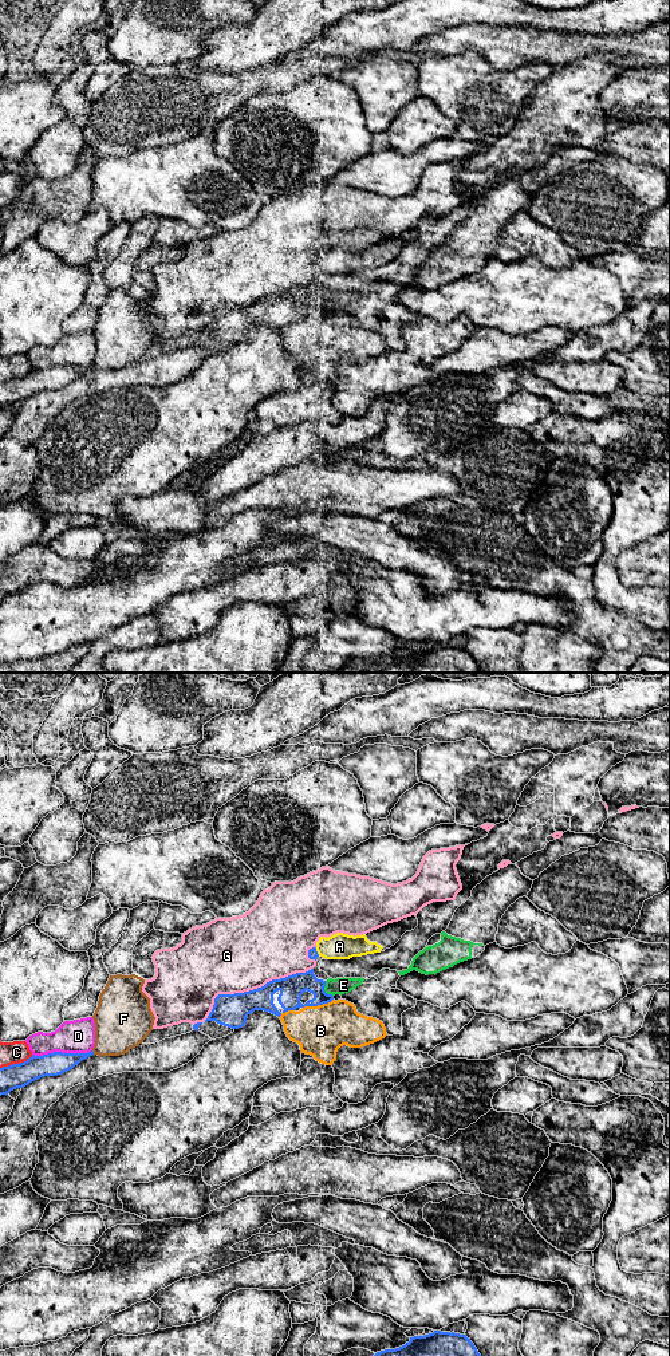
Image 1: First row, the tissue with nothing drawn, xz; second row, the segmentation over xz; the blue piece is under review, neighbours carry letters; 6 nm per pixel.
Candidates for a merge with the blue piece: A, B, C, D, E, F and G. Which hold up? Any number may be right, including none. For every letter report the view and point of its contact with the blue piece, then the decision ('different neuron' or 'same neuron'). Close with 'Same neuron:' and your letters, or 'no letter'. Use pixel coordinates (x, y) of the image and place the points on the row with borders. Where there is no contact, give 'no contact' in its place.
A: xz (316, 952) | different neuron
B: xz (318, 1004) | different neuron
C: xz (16, 1064) | different neuron
D: xz (60, 1052) | different neuron
E: xz (323, 990) | same neuron
F: xz (93, 1052) | different neuron
G: xz (253, 989) | different neuron
Same neuron: E

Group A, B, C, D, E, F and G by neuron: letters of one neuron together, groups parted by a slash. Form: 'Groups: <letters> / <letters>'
Groups: A / B / C / D / E / F / G

